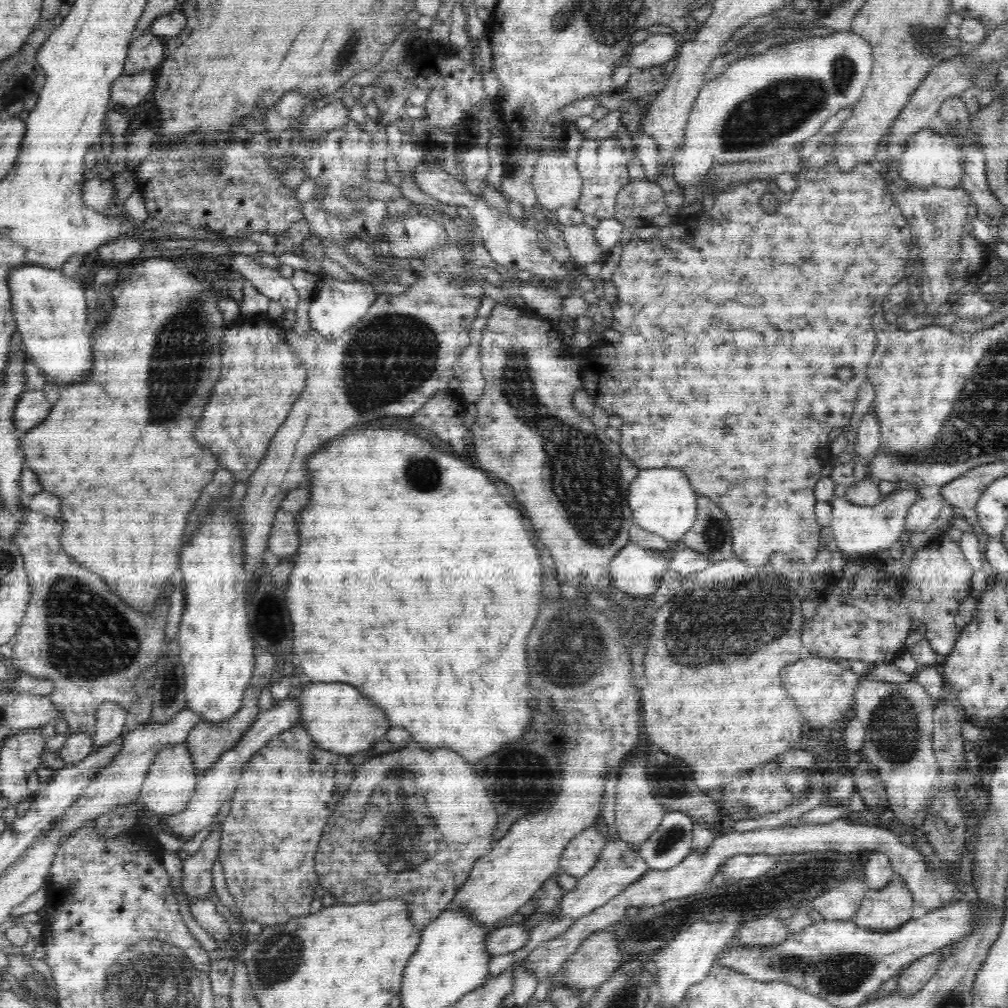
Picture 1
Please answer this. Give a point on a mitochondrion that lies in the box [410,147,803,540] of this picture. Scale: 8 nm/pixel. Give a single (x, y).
(729, 260)

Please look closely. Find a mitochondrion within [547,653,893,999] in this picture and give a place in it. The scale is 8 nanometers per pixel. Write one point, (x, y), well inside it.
(842, 973)

